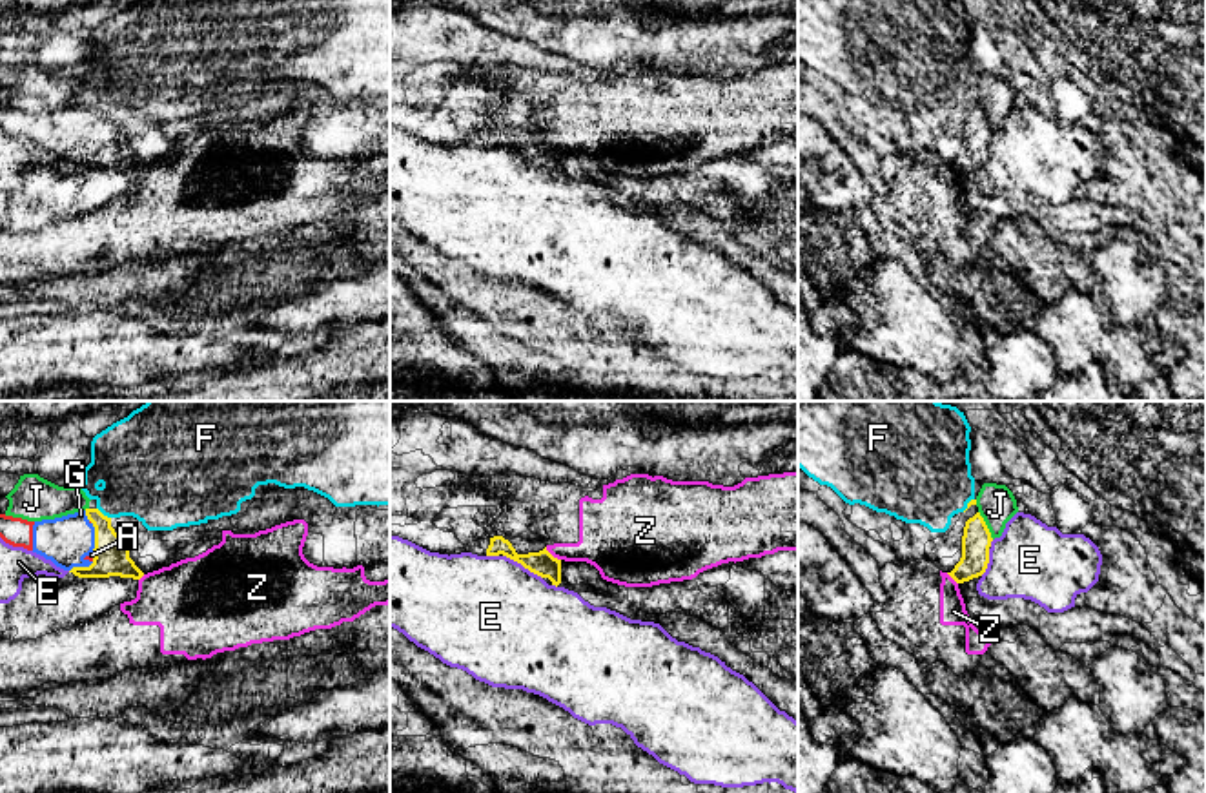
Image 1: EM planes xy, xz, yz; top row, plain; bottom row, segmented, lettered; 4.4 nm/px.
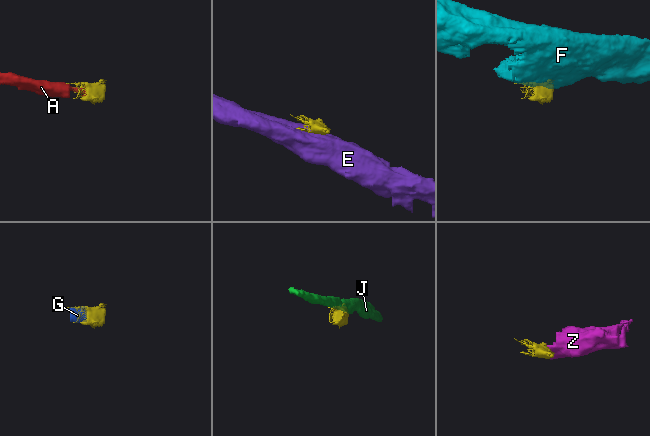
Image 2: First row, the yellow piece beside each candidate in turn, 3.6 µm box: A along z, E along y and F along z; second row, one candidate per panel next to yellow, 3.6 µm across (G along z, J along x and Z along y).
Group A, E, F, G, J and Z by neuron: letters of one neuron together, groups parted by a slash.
A G / E / F / J / Z

